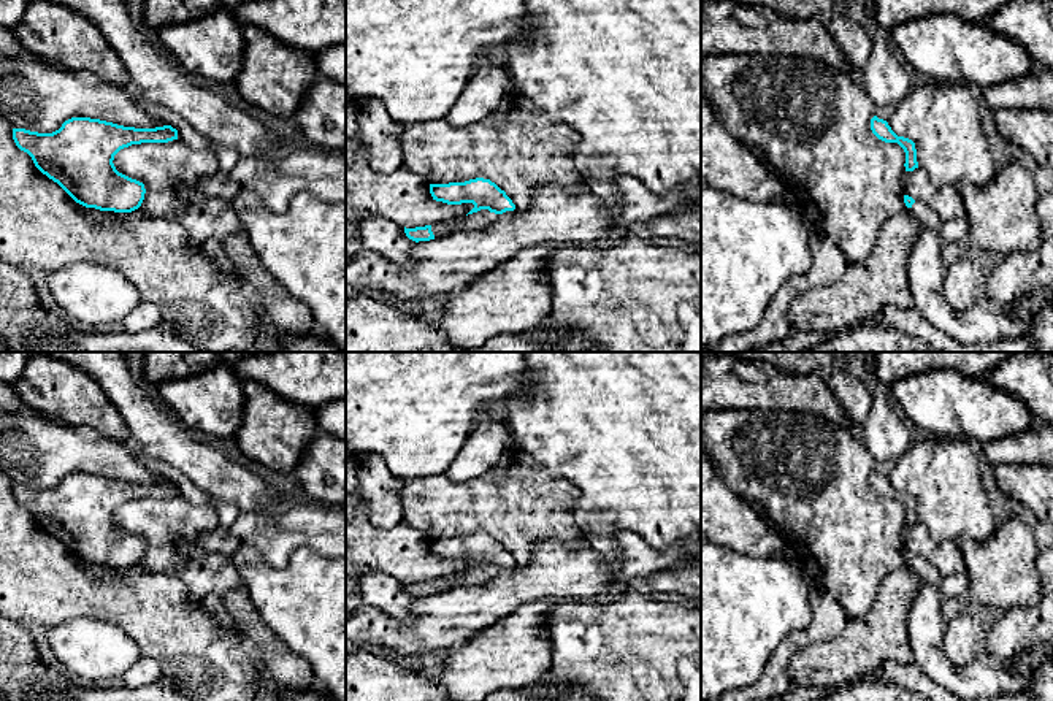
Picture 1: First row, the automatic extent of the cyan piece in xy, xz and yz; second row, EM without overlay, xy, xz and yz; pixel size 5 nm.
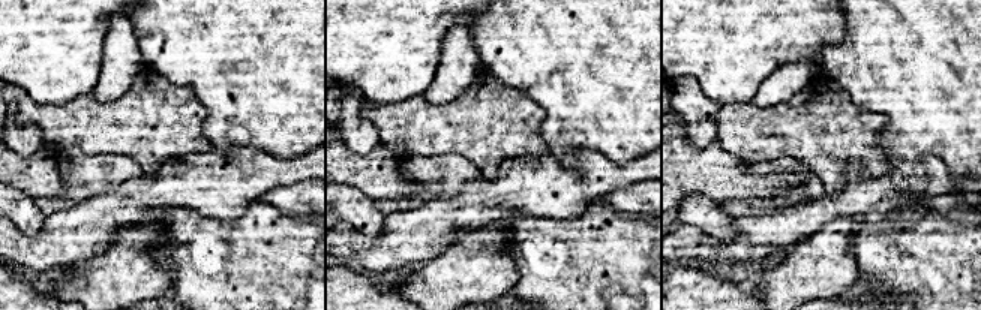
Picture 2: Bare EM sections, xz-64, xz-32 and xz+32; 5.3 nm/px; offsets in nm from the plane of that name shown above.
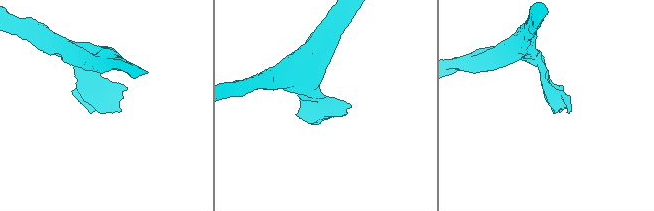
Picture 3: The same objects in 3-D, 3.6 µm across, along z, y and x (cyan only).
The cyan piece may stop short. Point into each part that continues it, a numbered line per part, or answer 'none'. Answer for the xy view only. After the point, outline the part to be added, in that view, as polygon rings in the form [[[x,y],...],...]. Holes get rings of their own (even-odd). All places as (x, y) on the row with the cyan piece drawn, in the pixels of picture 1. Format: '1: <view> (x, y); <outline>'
none

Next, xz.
1: xz (481, 219); [[[481,209],[477,213],[465,216],[460,220],[446,220],[446,222],[431,225],[431,232],[435,238],[441,238],[454,232],[481,230],[488,227],[492,222],[498,219],[500,219],[500,214],[490,213],[488,209]]]

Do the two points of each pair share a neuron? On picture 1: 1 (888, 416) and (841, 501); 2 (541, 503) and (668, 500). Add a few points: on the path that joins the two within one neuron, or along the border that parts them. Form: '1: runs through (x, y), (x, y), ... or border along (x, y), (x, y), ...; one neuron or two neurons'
1: border along (858, 435), (876, 462); two neurons
2: border along (552, 474), (579, 492), (574, 519), (581, 528); two neurons

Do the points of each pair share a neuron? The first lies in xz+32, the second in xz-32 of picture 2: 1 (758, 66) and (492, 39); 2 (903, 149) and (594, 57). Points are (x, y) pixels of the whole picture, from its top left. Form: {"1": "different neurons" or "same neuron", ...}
{"1": "different neurons", "2": "same neuron"}

